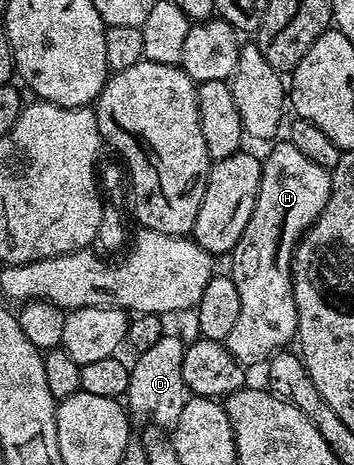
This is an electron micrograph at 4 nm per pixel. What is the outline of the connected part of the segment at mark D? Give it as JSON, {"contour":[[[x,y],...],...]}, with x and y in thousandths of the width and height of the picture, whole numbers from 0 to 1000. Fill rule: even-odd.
{"contour":[[[463,720],[446,727],[446,733],[427,735],[390,763],[387,778],[373,778],[359,871],[384,903],[390,897],[398,905],[444,905],[446,918],[455,920],[446,925],[477,927],[540,852],[531,832],[517,824],[517,763],[525,740],[500,727]]]}

